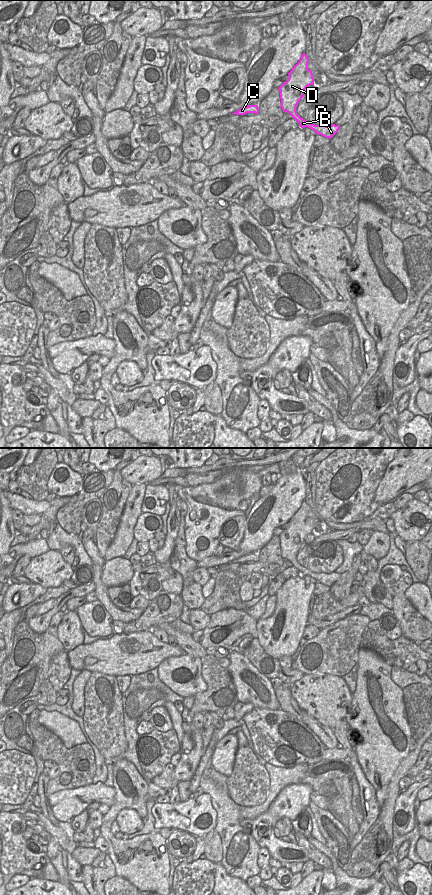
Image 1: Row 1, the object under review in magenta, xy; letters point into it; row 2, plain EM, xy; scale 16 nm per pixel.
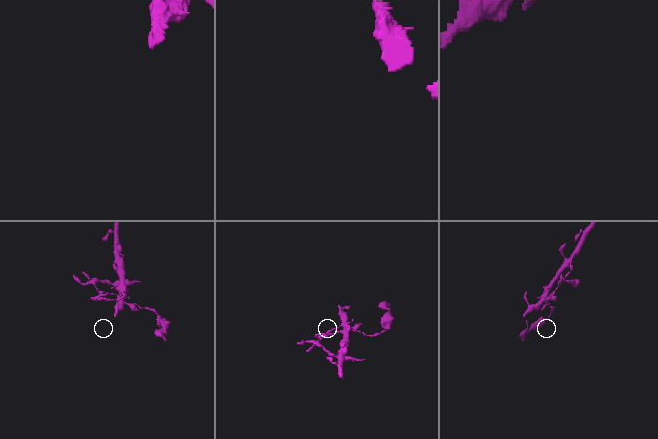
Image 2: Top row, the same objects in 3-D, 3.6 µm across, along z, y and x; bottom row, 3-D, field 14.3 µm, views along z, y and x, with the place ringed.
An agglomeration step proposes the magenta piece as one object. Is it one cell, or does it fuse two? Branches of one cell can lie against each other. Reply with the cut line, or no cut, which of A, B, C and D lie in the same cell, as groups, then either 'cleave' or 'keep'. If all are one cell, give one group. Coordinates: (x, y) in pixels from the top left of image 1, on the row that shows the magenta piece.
cut in xy along (298, 115), (296, 120); A B / C D; cleave

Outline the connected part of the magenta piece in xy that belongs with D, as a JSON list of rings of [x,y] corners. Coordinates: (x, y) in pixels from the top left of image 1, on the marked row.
[[[302,54],[299,62],[288,73],[289,78],[278,89],[280,91],[281,108],[297,120],[297,105],[305,95],[305,89],[314,85],[313,73],[308,69],[309,58]]]

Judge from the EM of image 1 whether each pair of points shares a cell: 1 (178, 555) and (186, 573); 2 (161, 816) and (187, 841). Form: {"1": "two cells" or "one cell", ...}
{"1": "one cell", "2": "two cells"}

